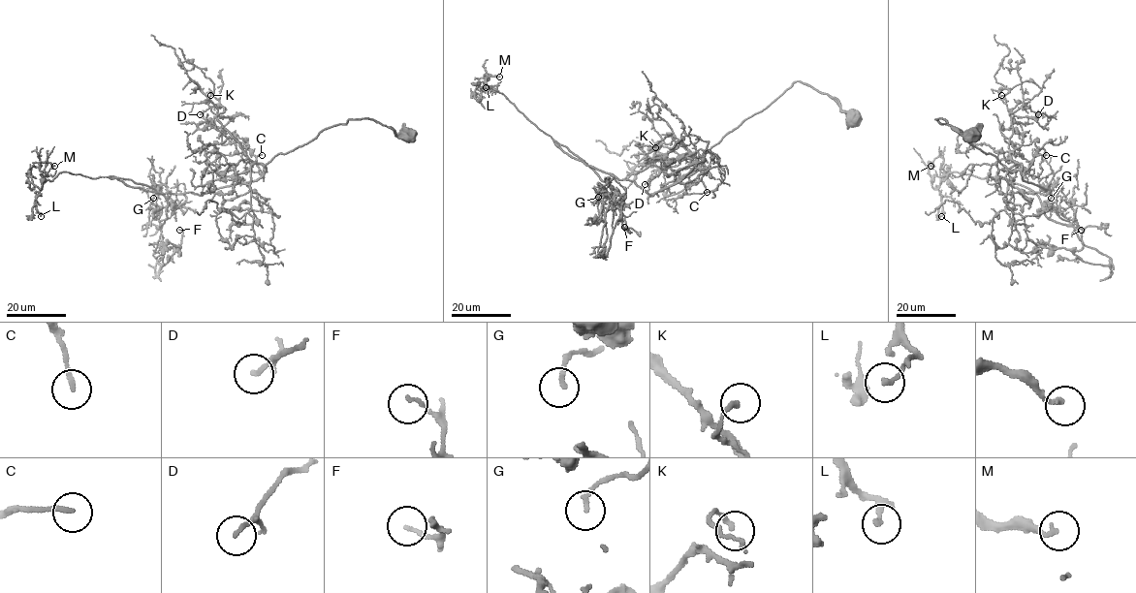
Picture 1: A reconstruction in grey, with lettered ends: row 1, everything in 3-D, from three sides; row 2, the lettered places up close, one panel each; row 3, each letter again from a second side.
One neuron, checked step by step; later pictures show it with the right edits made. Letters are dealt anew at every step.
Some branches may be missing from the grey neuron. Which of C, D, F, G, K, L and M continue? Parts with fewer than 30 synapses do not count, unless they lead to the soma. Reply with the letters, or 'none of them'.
none of them

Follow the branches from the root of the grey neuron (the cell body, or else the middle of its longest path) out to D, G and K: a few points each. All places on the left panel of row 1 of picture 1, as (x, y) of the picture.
D: (407, 138), (371, 119), (349, 119), (277, 154), (266, 171), (217, 118), (224, 110), (221, 106), (200, 114)
G: (407, 138), (349, 119), (255, 180), (201, 195), (114, 177), (162, 194), (162, 224), (153, 198)
K: (407, 138), (371, 119), (349, 119), (277, 154), (266, 171), (223, 126), (207, 99), (210, 95)

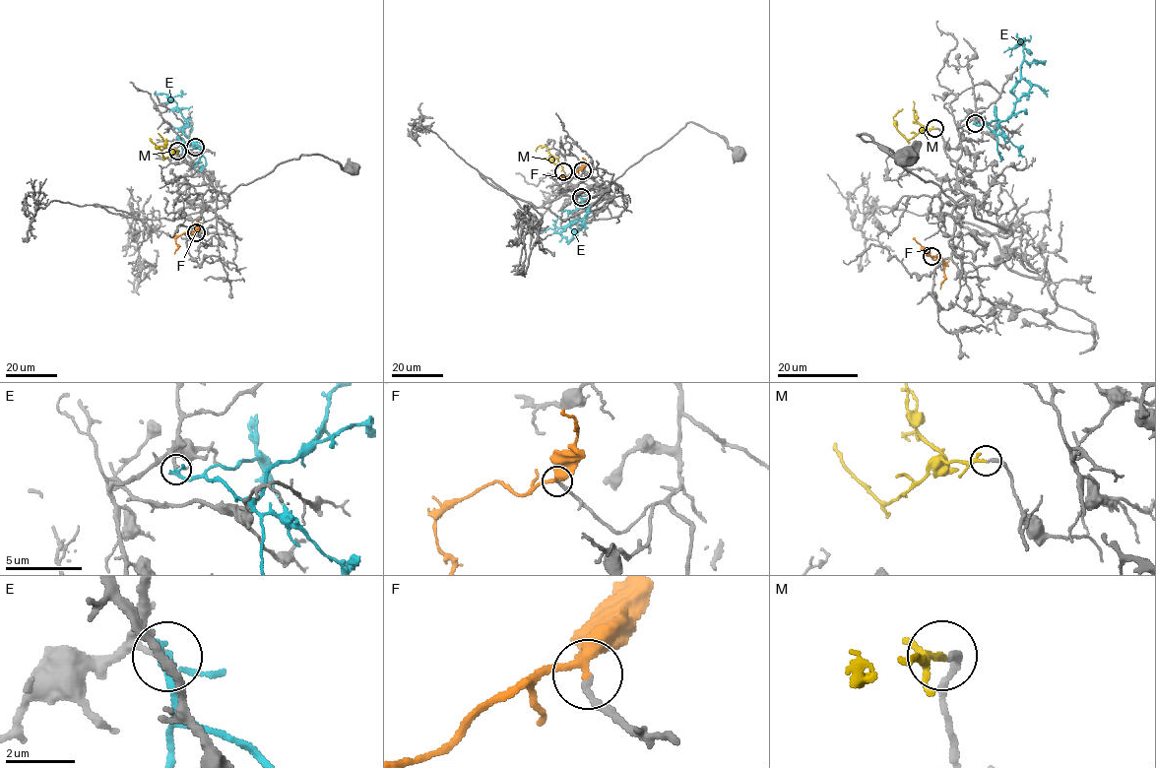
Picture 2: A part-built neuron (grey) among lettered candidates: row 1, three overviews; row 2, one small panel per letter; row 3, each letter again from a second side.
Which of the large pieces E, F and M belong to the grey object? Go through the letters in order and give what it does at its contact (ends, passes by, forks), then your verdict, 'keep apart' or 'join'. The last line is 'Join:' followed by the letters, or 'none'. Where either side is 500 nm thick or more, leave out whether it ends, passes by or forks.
E: it passes by; keep apart
F: it passes by; join
M: it passes by; join
Join: F, M

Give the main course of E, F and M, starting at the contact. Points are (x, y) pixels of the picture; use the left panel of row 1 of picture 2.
E: (195, 147), (202, 152), (183, 132), (187, 122), (177, 104), (167, 95), (156, 95), (155, 91)
F: (196, 231), (183, 232), (176, 237), (178, 247), (174, 253)
M: (178, 151), (164, 158), (150, 138)

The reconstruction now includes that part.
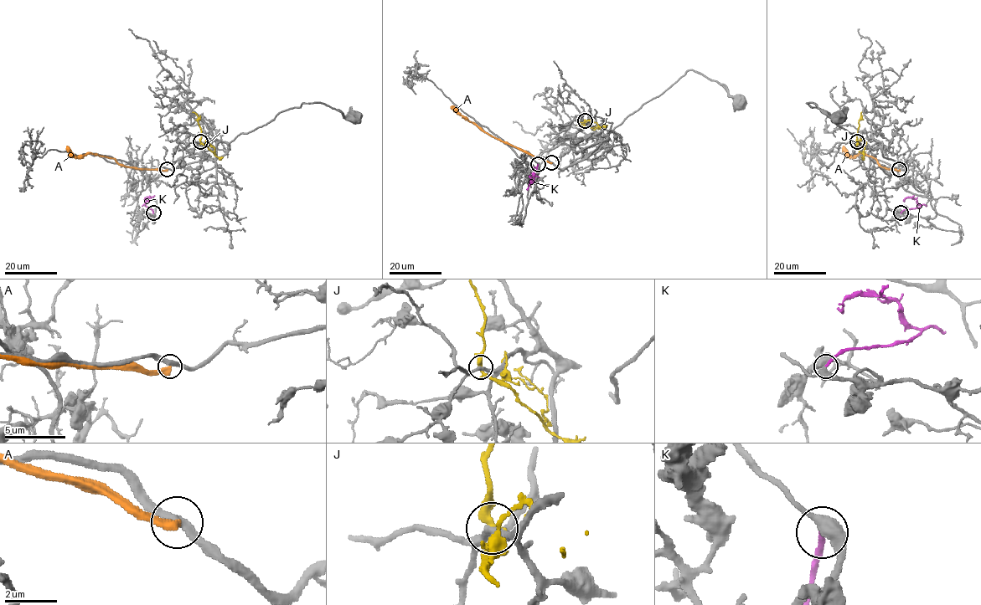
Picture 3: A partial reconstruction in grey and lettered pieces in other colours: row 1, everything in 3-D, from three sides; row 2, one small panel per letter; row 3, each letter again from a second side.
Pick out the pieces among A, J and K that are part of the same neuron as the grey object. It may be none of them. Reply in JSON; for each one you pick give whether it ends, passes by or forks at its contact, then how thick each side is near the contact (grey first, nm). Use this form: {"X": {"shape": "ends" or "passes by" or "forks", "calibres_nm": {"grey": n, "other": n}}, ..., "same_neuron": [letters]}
{"K": {"shape": "ends", "calibres_nm": {"grey": 400, "other": 200}}, "same_neuron": ["K"]}

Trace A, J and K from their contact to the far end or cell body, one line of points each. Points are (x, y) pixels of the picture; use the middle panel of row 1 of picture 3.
A: (551, 163), (489, 135), (451, 107)
J: (585, 120), (591, 120), (599, 127), (591, 127)
K: (538, 164), (534, 181), (529, 184), (534, 168), (533, 166)

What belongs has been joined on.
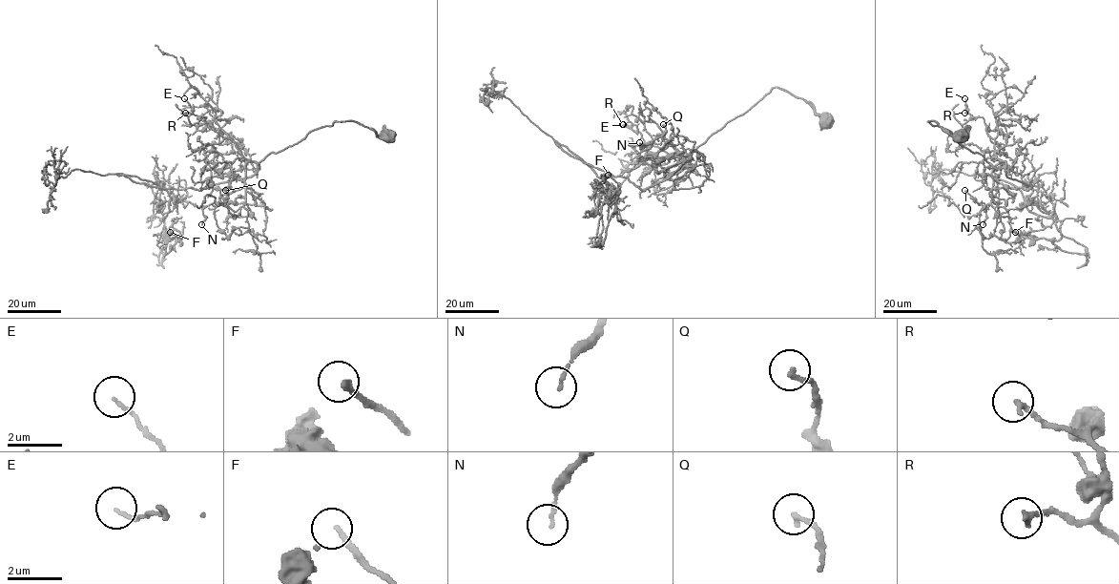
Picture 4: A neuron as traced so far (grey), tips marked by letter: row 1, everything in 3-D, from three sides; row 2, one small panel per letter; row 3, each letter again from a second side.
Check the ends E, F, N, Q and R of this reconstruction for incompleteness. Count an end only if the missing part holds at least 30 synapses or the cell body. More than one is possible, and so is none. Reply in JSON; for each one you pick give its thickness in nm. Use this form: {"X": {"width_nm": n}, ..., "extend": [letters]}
{"F": {"width_nm": 200}, "extend": ["F"]}

